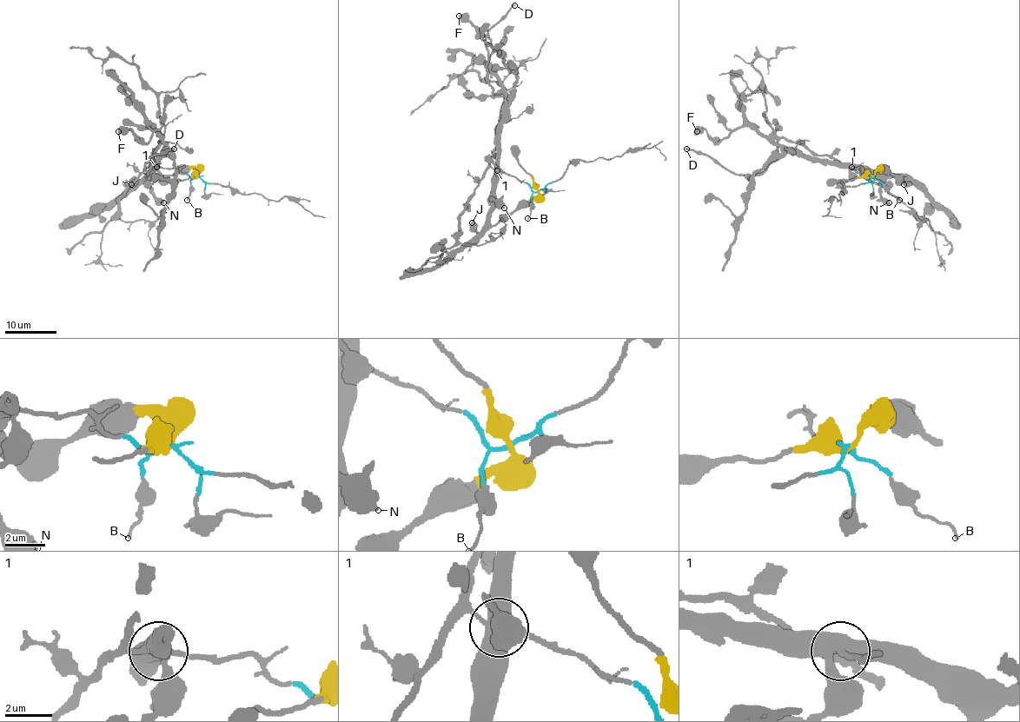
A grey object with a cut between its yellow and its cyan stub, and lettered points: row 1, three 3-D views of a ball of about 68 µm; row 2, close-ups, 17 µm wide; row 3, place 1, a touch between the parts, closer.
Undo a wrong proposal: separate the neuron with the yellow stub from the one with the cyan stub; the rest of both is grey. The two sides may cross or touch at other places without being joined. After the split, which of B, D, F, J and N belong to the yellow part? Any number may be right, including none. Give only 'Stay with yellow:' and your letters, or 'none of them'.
Stay with yellow: F, J, N

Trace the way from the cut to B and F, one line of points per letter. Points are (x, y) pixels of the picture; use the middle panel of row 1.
B: (538, 191), (532, 195), (527, 218)
F: (538, 191), (491, 223), (506, 89), (489, 66), (492, 41), (458, 15)

